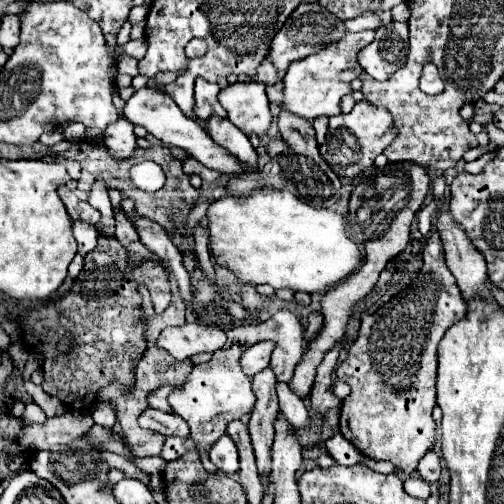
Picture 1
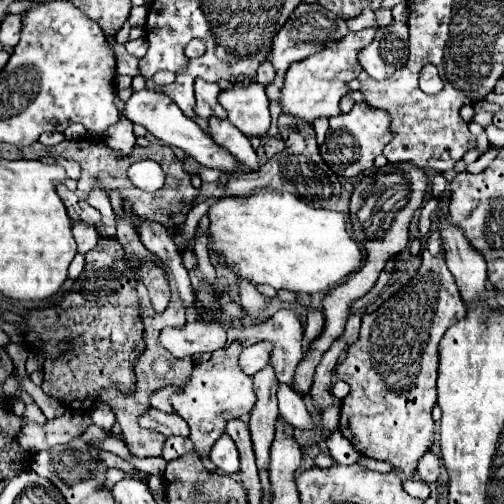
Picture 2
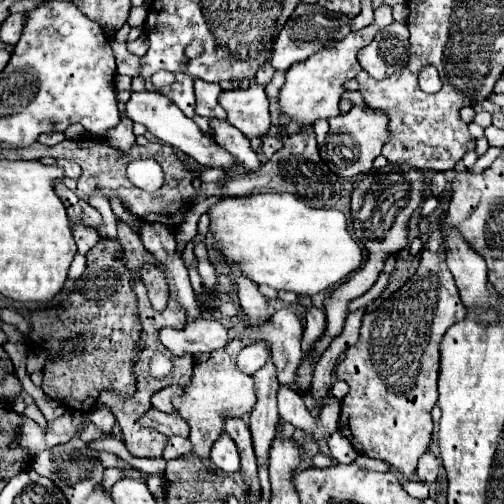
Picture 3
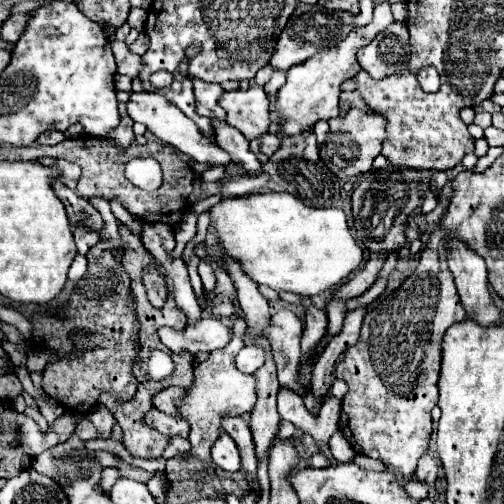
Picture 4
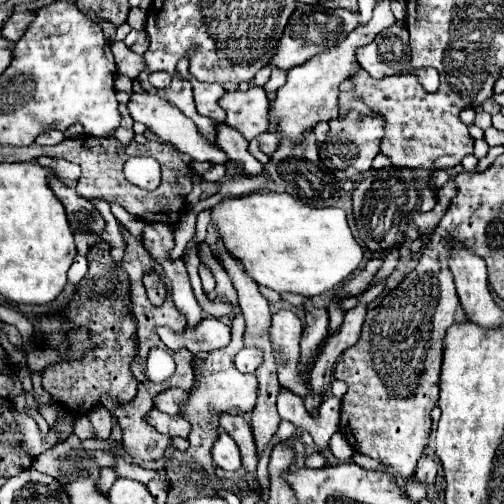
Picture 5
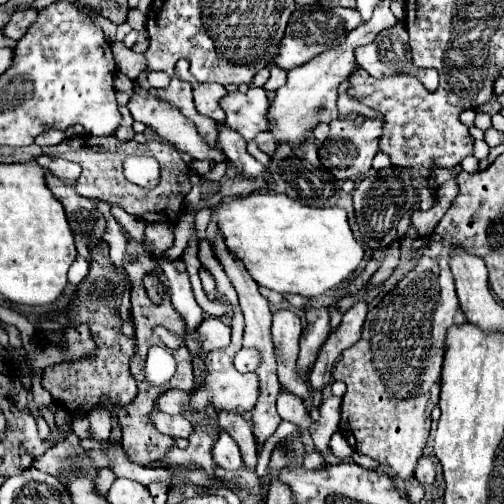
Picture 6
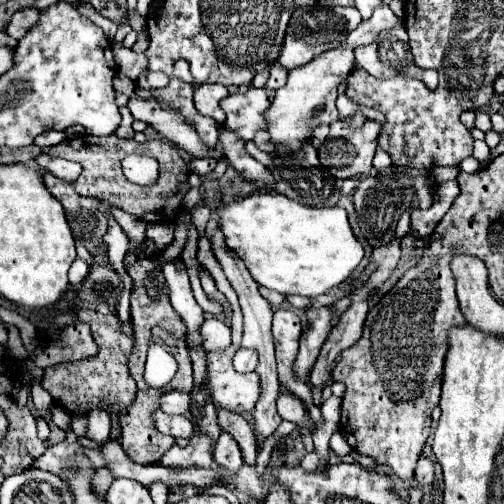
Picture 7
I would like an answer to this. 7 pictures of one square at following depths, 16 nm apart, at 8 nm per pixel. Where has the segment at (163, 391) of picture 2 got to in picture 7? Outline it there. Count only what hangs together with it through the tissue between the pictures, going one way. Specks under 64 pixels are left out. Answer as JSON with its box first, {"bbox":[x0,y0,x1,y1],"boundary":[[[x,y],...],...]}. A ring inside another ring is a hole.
{"bbox":[160,390,190,414],"boundary":[[[170,390],[160,398],[160,410],[166,414],[186,414],[190,404],[190,394],[180,390]]]}

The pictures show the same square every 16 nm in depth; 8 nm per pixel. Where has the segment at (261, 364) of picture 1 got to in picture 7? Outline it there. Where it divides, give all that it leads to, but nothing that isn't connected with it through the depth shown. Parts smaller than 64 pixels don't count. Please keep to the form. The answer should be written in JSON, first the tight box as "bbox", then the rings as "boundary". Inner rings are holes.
{"bbox":[234,348,258,372],"boundary":[[[240,348],[234,356],[234,368],[238,372],[254,372],[258,366],[258,352],[252,348]]]}

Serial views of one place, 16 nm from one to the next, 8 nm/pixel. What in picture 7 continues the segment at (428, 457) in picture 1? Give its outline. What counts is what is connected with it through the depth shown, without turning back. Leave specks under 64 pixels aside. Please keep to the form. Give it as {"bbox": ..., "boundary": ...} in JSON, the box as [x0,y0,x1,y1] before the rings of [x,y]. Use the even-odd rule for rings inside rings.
{"bbox":[416,458,434,484],"boundary":[[[420,458],[416,466],[416,482],[418,484],[432,484],[434,482],[434,464],[430,458]]]}

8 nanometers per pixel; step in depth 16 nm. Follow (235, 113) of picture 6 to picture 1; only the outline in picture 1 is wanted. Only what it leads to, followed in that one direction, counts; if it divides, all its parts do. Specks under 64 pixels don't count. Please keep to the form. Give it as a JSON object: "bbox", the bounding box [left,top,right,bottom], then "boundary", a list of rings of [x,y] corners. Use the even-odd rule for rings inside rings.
{"bbox":[220,82,272,136],"boundary":[[[236,82],[220,90],[220,104],[228,112],[228,120],[244,134],[262,136],[272,120],[266,84],[262,82]]]}

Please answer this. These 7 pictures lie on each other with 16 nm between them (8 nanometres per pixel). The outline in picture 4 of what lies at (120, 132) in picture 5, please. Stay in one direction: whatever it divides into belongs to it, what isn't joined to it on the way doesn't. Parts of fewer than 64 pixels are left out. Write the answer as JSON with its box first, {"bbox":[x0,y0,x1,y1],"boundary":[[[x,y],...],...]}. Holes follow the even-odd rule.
{"bbox":[108,102,134,150],"boundary":[[[118,102],[118,108],[120,108],[120,114],[124,114],[124,116],[122,116],[120,124],[116,126],[116,130],[112,128],[112,132],[108,132],[108,138],[110,138],[118,148],[128,150],[130,144],[134,142],[134,132],[132,132],[132,124],[134,124],[134,122],[128,118],[126,106],[124,106],[122,102]]]}

